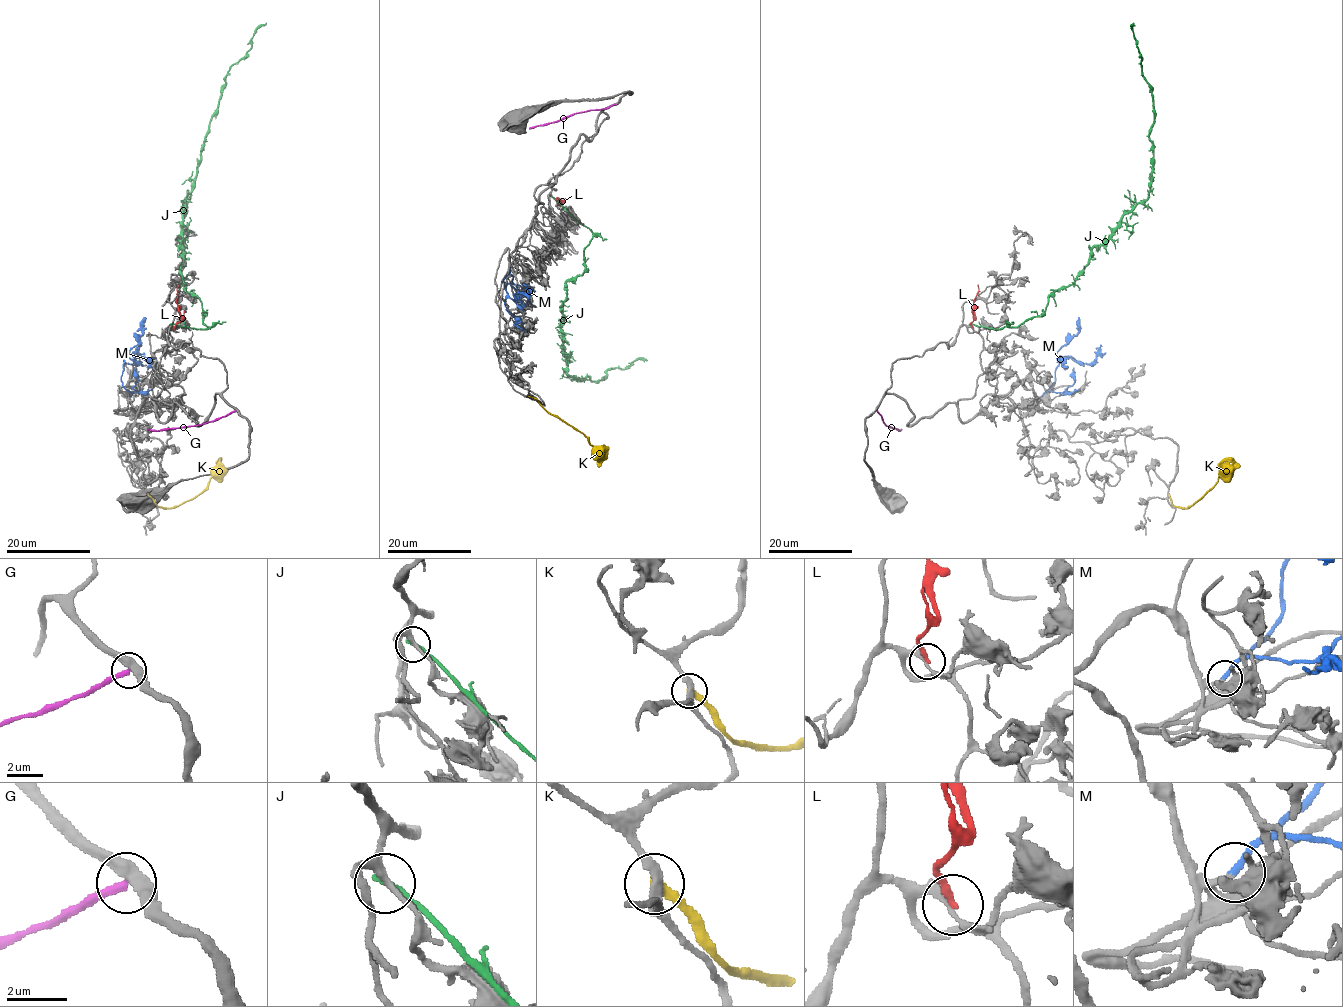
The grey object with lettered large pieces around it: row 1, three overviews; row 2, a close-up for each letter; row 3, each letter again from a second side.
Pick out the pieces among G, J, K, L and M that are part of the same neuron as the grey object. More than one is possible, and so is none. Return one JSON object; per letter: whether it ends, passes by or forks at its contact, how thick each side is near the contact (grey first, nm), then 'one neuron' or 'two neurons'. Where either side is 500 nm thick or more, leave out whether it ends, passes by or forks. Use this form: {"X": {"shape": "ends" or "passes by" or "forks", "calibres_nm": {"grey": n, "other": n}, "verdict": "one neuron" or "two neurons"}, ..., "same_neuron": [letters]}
{"G": {"shape": "ends", "calibres_nm": {"grey": 380, "other": 240}, "verdict": "two neurons"}, "J": {"shape": "ends", "calibres_nm": {"grey": 190, "other": 240}, "verdict": "two neurons"}, "K": {"shape": "ends", "calibres_nm": {"grey": 260, "other": 280}, "verdict": "two neurons"}, "L": {"shape": "ends", "calibres_nm": {"grey": 160, "other": 220}, "verdict": "two neurons"}, "M": {"shape": "ends", "calibres_nm": {"grey": 130, "other": 200}, "verdict": "one neuron"}, "same_neuron": ["M"]}

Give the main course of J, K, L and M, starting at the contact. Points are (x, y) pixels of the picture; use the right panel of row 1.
J: (969, 324), (1017, 327), (1042, 314), (1048, 297), (1087, 264), (1090, 250), (1147, 197), (1154, 108), (1134, 23)
K: (1168, 494), (1175, 506), (1189, 507), (1220, 476), (1227, 476), (1240, 466)
L: (973, 328), (978, 285)
M: (1041, 396), (1055, 381), (1056, 367), (1061, 357), (1071, 356), (1089, 364), (1101, 345)

